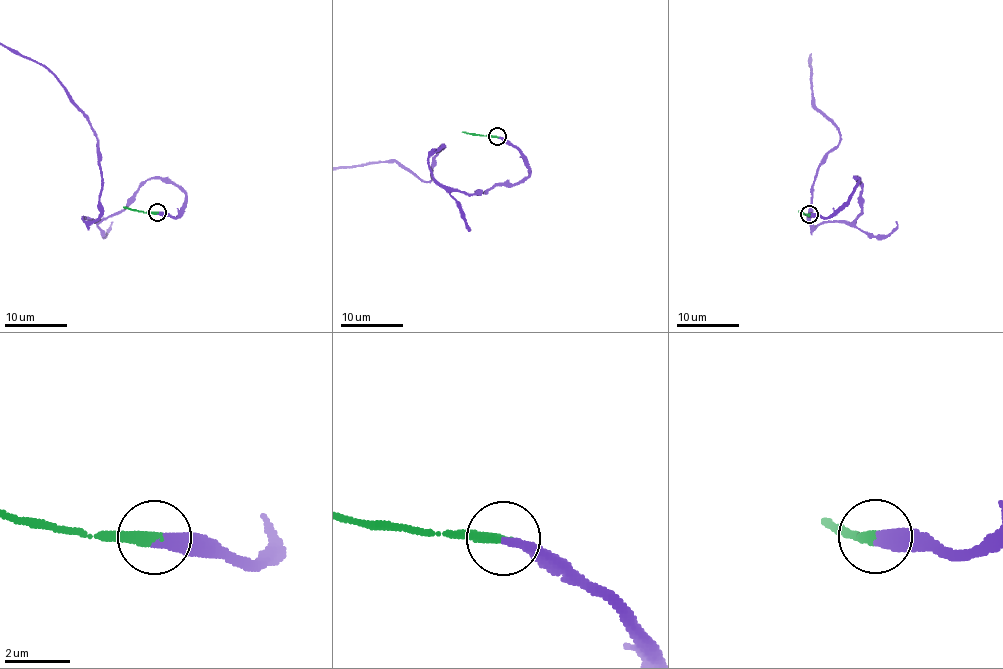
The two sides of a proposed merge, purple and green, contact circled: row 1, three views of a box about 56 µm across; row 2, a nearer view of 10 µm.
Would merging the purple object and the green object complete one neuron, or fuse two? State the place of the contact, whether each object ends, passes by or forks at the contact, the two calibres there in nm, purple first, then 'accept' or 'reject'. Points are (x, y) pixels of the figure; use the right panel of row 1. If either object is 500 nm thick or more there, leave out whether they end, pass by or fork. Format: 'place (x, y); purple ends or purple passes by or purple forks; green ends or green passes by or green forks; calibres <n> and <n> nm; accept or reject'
place (809, 214); purple ends; green ends; calibres 340 and 360 nm; accept

